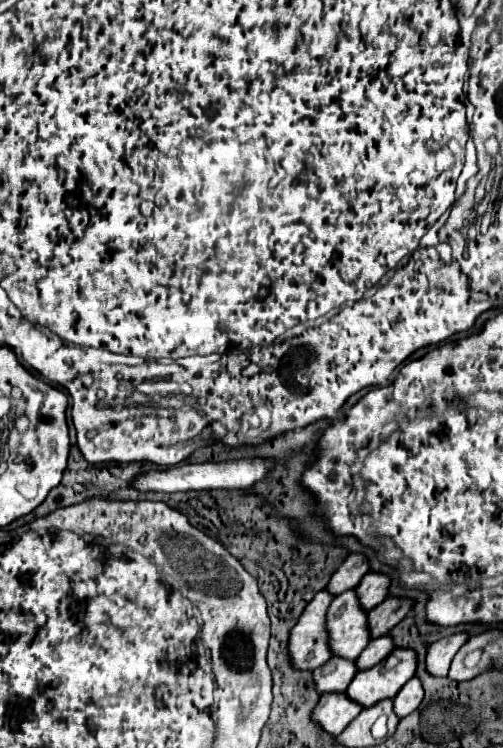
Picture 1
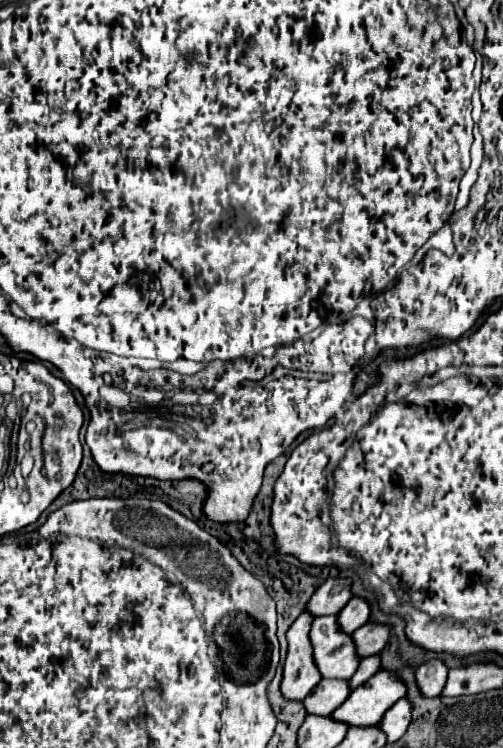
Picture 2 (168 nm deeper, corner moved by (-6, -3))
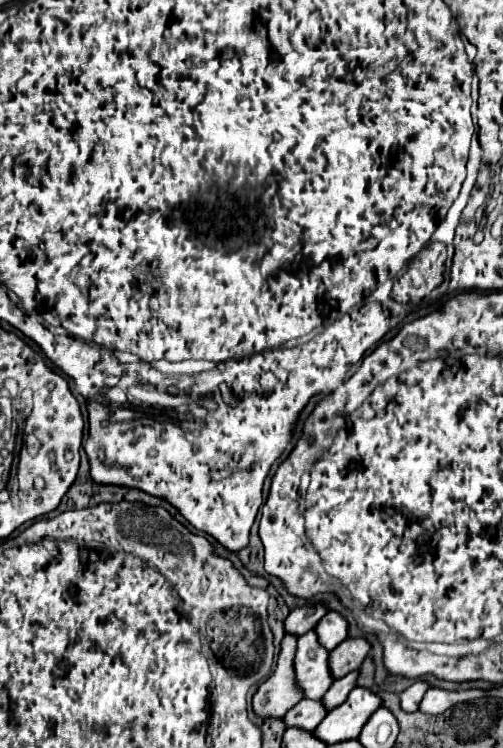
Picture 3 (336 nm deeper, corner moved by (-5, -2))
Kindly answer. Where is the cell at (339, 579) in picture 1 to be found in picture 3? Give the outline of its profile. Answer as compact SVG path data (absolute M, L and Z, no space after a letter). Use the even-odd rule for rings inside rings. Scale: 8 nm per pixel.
M307 604L307 606L299 606L295 610L291 610L291 614L285 620L285 630L291 634L305 634L309 630L313 630L313 626L317 626L317 622L327 614L327 606L325 604Z

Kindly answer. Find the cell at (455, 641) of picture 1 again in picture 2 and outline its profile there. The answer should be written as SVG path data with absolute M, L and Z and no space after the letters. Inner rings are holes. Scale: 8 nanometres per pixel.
M432 659L416 669L416 683L422 697L438 697L446 685L448 667L440 659Z

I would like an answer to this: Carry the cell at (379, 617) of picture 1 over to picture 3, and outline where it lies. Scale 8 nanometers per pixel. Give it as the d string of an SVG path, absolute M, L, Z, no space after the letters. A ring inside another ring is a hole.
M347 638L347 640L343 640L337 646L337 650L331 652L331 658L329 658L333 678L341 678L341 676L357 670L363 664L369 650L371 650L371 644L367 642L367 638Z

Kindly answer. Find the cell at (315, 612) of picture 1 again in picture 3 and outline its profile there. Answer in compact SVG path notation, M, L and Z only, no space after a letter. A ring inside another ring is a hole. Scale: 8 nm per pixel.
M285 634L281 642L281 654L273 674L259 686L253 696L253 710L259 716L281 718L301 700L301 690L297 690L297 678L293 678L293 654L297 652L297 638Z

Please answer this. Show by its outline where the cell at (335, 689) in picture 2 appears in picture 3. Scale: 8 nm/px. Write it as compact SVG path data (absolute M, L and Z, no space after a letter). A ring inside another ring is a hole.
M303 698L299 704L295 704L285 714L285 722L287 722L287 726L299 726L305 730L315 730L325 716L327 716L327 712L325 712L325 704L321 700L309 702L307 698Z

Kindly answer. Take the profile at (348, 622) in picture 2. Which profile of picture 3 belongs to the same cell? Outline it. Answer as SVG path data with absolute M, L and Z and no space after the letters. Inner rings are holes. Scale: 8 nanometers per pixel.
M327 612L323 616L323 620L315 626L319 642L327 650L333 650L341 640L345 640L347 638L347 630L349 630L349 622L339 612Z

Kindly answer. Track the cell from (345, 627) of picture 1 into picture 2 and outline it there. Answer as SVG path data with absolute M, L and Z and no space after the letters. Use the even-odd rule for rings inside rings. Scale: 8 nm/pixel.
M336 615L312 621L312 657L324 679L350 679L360 659L354 655L350 635L334 629L334 617Z

